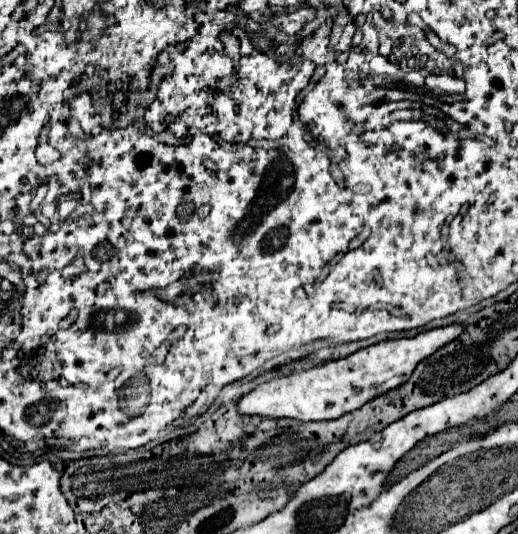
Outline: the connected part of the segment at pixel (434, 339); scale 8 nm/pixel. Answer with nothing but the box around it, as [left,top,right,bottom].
[236,324,462,420]

